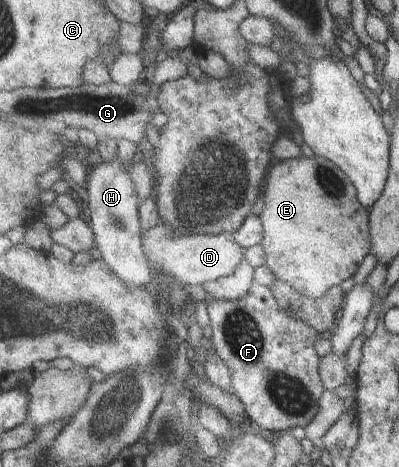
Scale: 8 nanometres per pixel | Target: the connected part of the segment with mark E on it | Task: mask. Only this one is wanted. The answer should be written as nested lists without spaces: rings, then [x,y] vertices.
[[[316,155],[313,158],[302,156],[300,159],[285,159],[284,161],[275,160],[269,167],[262,192],[261,199],[264,202],[264,208],[259,214],[259,218],[262,220],[264,228],[264,239],[261,245],[266,253],[265,264],[277,278],[284,280],[287,284],[290,284],[305,296],[311,297],[312,299],[323,298],[330,288],[340,285],[341,283],[344,283],[345,280],[350,279],[355,272],[359,270],[359,266],[363,264],[363,260],[367,258],[367,254],[372,252],[370,215],[367,215],[367,210],[365,210],[363,204],[359,202],[357,189],[351,180],[349,180],[347,173],[343,172],[343,169],[339,168],[338,164],[331,162],[329,159]]]

